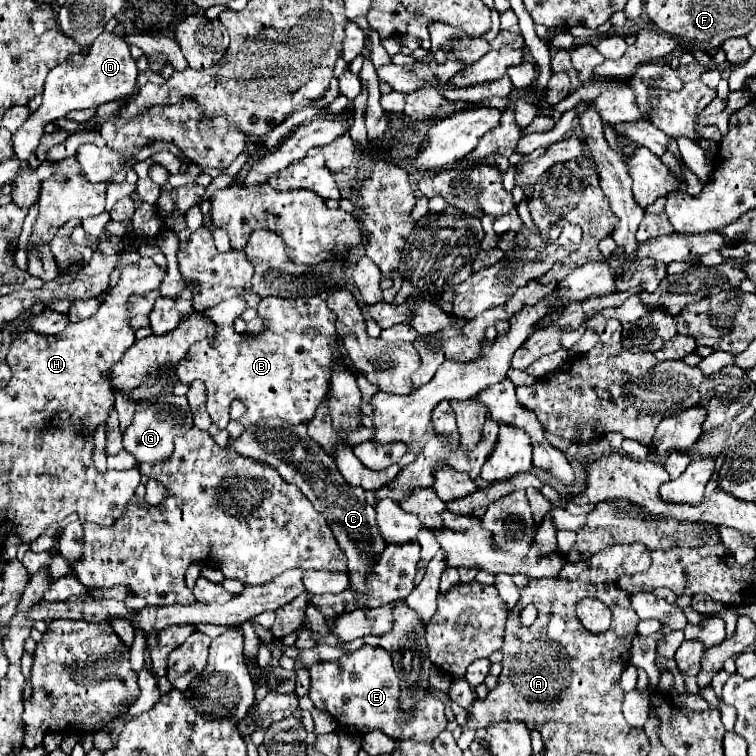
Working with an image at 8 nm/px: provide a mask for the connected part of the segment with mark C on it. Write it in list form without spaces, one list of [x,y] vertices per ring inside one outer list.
[[[270,418],[270,422],[248,426],[242,436],[230,440],[228,446],[242,456],[250,456],[254,460],[270,464],[286,482],[302,490],[302,494],[314,504],[314,508],[324,514],[338,546],[346,554],[350,586],[354,588],[354,592],[366,596],[366,578],[370,576],[380,550],[384,550],[386,546],[376,524],[376,510],[366,502],[366,490],[360,486],[350,486],[342,478],[334,460],[318,444],[314,444],[314,440],[310,440],[306,426],[290,426],[284,420]]]

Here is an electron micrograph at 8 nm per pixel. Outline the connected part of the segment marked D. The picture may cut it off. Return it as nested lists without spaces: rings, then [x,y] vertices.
[[[104,30],[92,44],[90,54],[84,58],[84,62],[72,62],[60,64],[58,68],[52,68],[46,78],[44,86],[44,102],[42,106],[24,122],[24,126],[14,134],[14,150],[20,162],[26,162],[34,148],[40,142],[40,136],[44,134],[44,126],[56,118],[66,116],[72,110],[86,110],[86,108],[98,108],[102,104],[132,96],[136,92],[136,78],[138,68],[136,60],[130,54],[128,42],[114,34]]]

